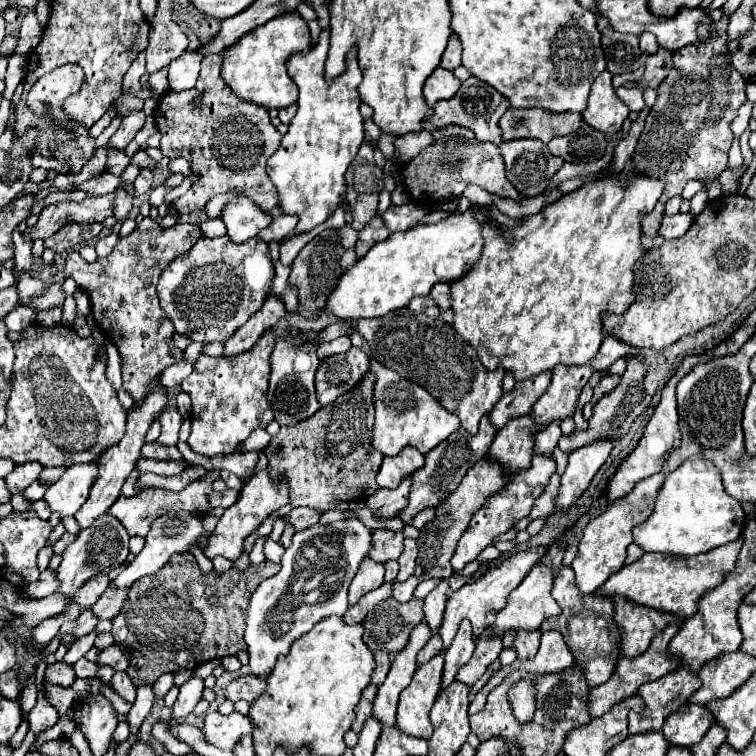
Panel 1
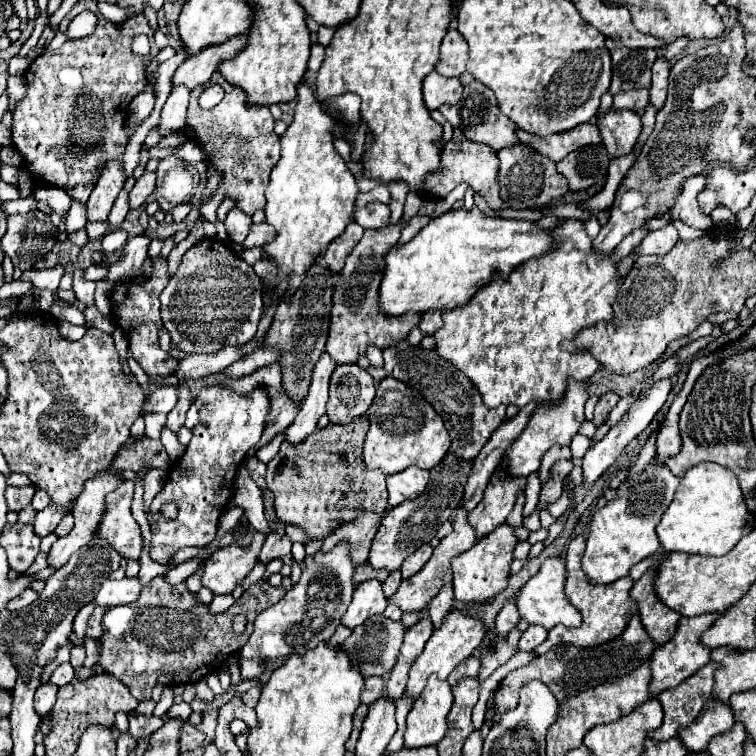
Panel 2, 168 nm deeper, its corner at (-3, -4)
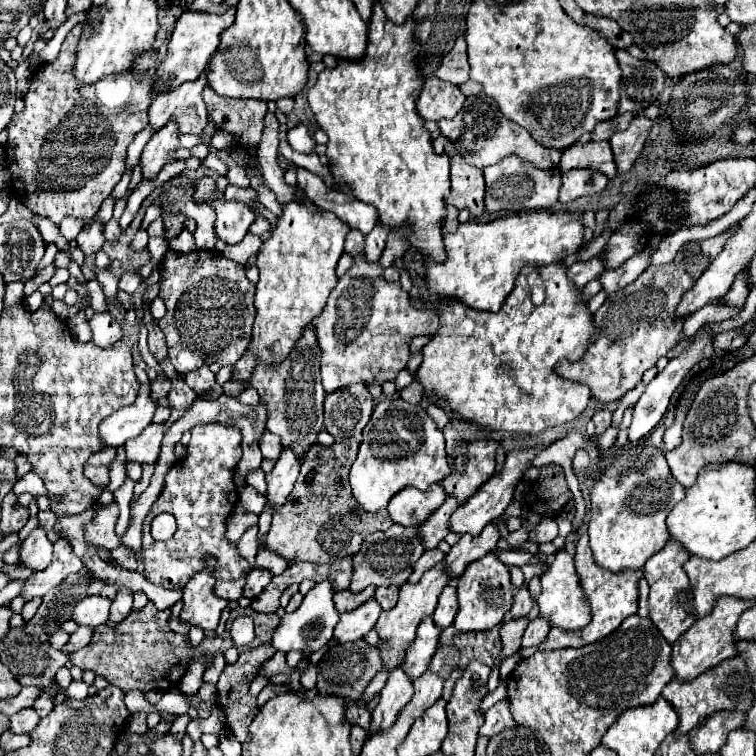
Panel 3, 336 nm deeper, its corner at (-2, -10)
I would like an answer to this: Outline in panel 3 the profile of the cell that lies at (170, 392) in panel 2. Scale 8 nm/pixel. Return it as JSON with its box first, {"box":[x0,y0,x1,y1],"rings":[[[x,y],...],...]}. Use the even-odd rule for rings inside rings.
{"box":[99,394,157,446],"rings":[[[139,394],[133,406],[113,412],[105,422],[101,422],[99,432],[105,446],[121,446],[127,440],[139,436],[153,420],[157,404],[151,400],[151,394]]]}

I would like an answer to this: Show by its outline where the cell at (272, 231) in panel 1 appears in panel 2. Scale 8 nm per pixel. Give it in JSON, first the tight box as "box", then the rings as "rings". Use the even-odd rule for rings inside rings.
{"box":[242,222,274,248],"rings":[[[266,222],[262,224],[252,224],[250,236],[242,242],[242,248],[254,248],[254,246],[264,246],[274,238],[274,228],[270,228]]]}

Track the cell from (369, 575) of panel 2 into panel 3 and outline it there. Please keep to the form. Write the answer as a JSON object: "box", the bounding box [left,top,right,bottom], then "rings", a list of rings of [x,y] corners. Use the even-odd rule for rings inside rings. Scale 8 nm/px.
{"box":[333,586,377,612],"rings":[[[369,586],[369,588],[361,590],[361,592],[357,592],[357,594],[353,594],[353,592],[349,592],[349,590],[339,590],[339,592],[333,596],[333,600],[335,600],[335,606],[337,606],[339,612],[347,612],[347,610],[353,610],[353,608],[361,606],[361,604],[367,602],[369,598],[373,598],[375,590],[377,590],[375,586]]]}

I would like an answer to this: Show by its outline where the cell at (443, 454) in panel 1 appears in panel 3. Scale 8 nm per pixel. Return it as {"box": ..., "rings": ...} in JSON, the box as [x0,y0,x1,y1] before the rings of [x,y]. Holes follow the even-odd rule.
{"box":[349,524,425,592],"rings":[[[393,524],[389,530],[385,532],[375,532],[369,534],[363,544],[361,550],[355,554],[353,558],[353,580],[349,590],[353,592],[361,592],[367,586],[403,586],[409,578],[409,574],[413,572],[415,562],[421,558],[421,554],[425,552],[423,540],[419,538],[421,526],[397,526]]]}

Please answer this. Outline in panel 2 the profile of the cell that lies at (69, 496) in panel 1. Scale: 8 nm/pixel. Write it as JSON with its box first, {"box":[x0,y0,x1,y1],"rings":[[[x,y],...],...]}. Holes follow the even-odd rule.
{"box":[34,504,66,538],"rings":[[[50,504],[48,508],[44,508],[42,512],[36,514],[36,520],[34,520],[34,534],[40,536],[40,538],[52,534],[64,514],[66,514],[64,508],[58,508],[56,504]]]}

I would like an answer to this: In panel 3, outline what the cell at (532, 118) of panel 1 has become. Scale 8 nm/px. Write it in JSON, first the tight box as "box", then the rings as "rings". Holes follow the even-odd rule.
{"box":[561,142,615,178],"rings":[[[575,142],[561,152],[561,172],[571,168],[593,168],[603,172],[607,178],[615,176],[615,162],[609,142]]]}

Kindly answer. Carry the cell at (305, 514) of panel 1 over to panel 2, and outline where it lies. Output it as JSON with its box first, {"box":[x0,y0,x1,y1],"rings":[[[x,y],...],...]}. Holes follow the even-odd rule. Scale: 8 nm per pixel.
{"box":[258,532,292,564],"rings":[[[272,532],[272,534],[264,540],[264,546],[262,546],[262,550],[260,550],[258,560],[260,560],[262,564],[268,564],[270,560],[278,560],[278,558],[290,554],[290,546],[292,546],[292,542],[290,542],[288,536],[278,538],[278,536]]]}

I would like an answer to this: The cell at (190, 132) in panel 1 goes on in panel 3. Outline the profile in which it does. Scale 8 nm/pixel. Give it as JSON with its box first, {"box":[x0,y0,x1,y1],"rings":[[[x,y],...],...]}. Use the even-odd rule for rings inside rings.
{"box":[203,86,267,154],"rings":[[[209,86],[203,90],[203,100],[215,126],[233,136],[233,150],[253,154],[265,130],[267,102],[219,96]]]}

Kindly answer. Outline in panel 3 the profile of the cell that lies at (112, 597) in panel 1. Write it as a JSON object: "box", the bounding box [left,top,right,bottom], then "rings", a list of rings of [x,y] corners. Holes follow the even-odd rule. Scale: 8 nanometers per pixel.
{"box":[63,626,93,654],"rings":[[[79,626],[79,628],[71,634],[71,638],[69,638],[69,642],[65,644],[63,650],[69,652],[69,654],[73,654],[73,652],[85,648],[85,646],[91,642],[91,638],[93,638],[93,630],[89,630],[89,626]]]}

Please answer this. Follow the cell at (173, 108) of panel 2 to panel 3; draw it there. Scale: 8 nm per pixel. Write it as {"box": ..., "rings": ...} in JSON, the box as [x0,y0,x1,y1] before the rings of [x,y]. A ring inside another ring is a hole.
{"box":[141,122,189,178],"rings":[[[169,122],[169,126],[163,126],[147,142],[141,154],[143,178],[153,178],[173,158],[189,158],[189,150],[179,146],[177,122]]]}

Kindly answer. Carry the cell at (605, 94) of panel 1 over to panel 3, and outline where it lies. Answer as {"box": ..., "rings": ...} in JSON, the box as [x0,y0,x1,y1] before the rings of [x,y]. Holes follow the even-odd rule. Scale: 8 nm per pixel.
{"box":[609,116,651,172],"rings":[[[635,116],[627,130],[613,134],[609,144],[613,148],[615,166],[619,172],[631,170],[633,162],[639,158],[639,152],[647,140],[649,128],[651,128],[651,120],[647,120],[645,116]]]}

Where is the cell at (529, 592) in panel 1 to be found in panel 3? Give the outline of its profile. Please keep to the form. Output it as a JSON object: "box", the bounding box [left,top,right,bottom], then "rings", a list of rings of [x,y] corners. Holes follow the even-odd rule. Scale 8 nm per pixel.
{"box":[535,550,591,630],"rings":[[[559,550],[555,554],[555,560],[541,574],[541,594],[535,598],[535,602],[539,606],[539,616],[545,618],[551,628],[579,630],[589,624],[589,618],[591,618],[589,608],[585,604],[585,596],[579,586],[579,578],[573,566],[573,556],[567,550]]]}

